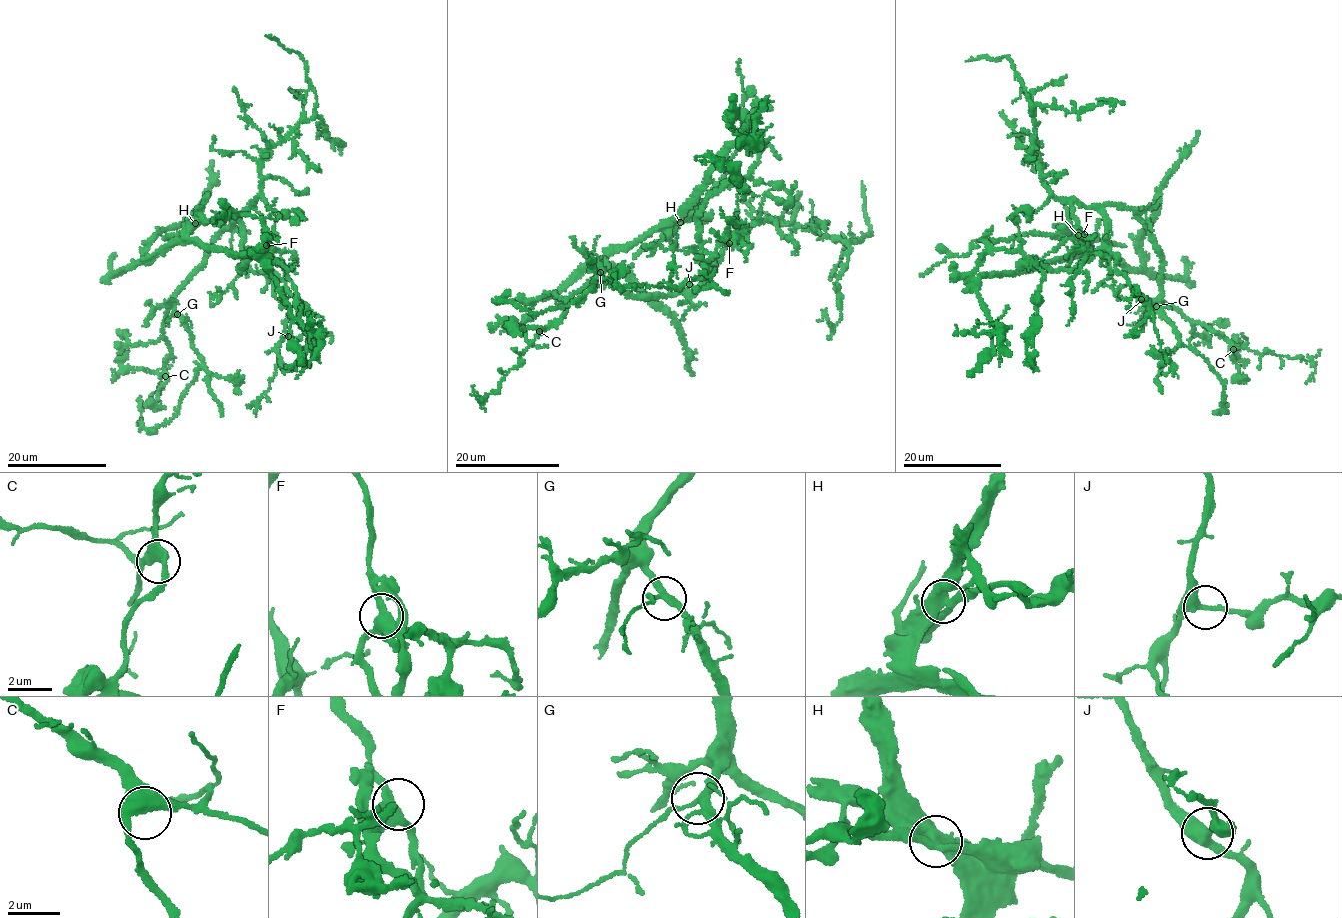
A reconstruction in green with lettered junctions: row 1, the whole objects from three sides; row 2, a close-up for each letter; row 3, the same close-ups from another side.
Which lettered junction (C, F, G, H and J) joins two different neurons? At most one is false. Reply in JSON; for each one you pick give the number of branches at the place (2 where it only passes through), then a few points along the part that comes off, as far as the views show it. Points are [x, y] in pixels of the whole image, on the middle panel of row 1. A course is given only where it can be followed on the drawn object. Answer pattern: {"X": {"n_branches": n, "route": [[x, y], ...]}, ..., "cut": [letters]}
{"H": {"n_branches": 3, "route": [[679, 222], [658, 227], [615, 247], [604, 264], [624, 275], [670, 314], [689, 352], [687, 363], [692, 374]]}, "cut": ["H"]}

